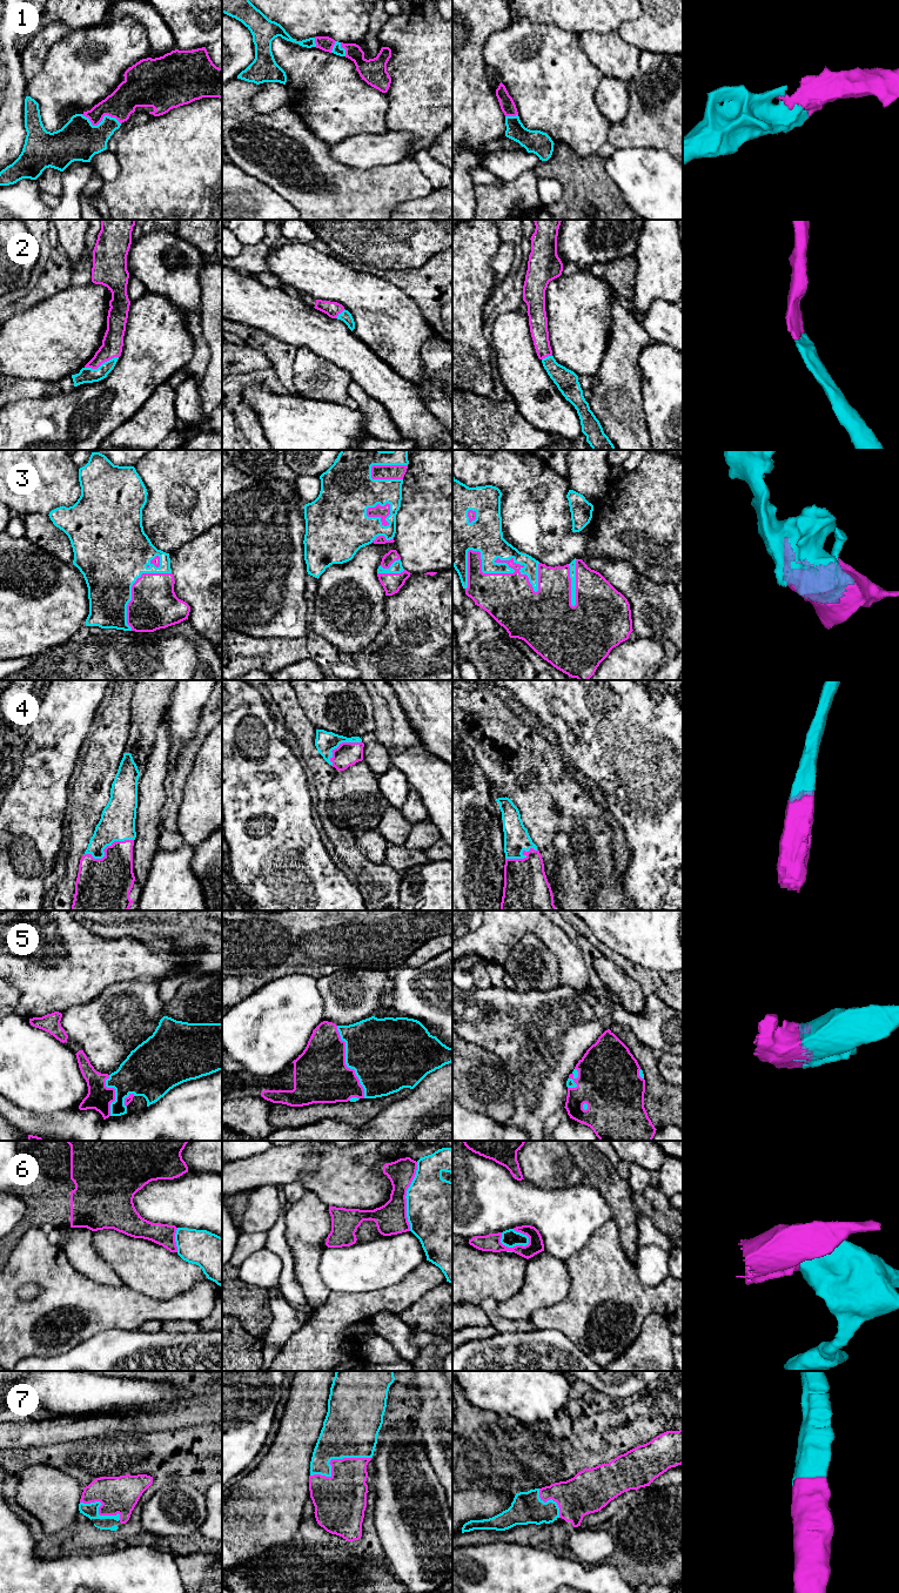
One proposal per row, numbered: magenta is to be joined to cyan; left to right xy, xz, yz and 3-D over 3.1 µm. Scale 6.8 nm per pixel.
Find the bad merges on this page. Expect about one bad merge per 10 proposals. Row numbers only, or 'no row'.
6

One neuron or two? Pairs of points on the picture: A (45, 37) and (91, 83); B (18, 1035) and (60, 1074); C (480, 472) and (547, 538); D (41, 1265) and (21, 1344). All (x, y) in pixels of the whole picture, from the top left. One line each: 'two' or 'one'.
A: two
B: one
C: one
D: one

